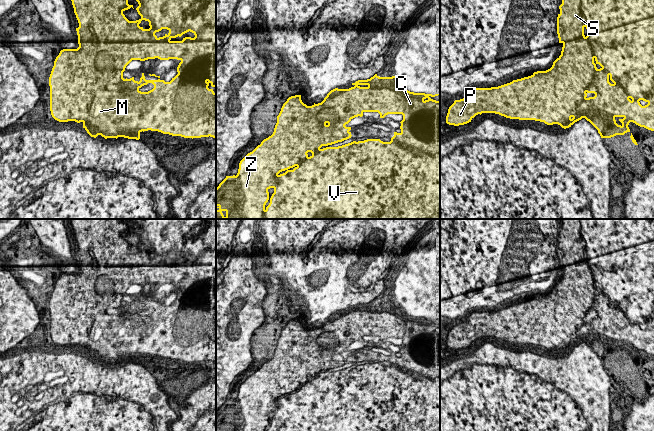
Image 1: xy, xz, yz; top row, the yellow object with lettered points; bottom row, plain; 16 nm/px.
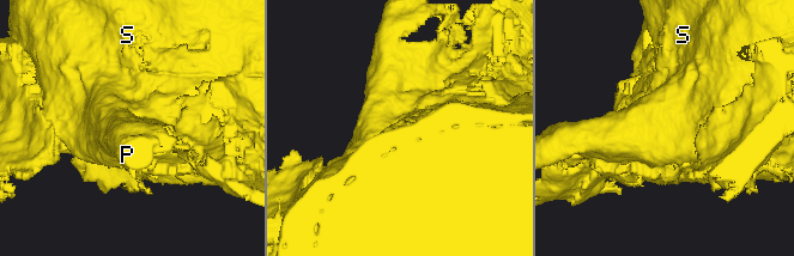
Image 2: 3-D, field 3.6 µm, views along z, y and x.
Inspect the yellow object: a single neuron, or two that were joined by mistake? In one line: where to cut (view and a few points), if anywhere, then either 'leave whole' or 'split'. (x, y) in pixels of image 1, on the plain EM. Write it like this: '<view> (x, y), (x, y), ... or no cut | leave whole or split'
no cut | leave whole

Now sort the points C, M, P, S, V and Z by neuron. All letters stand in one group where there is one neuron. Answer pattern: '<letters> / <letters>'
C M P S V Z

